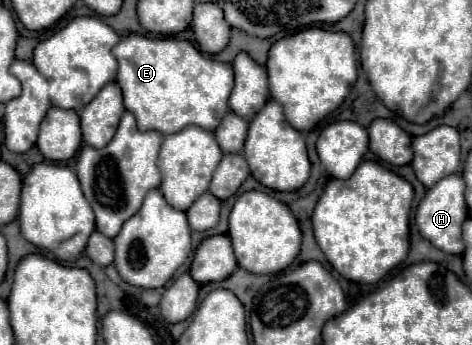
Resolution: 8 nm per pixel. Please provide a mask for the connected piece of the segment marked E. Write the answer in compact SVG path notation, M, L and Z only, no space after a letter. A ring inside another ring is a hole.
M130 33L120 39L114 47L114 57L118 59L116 83L124 93L124 107L136 115L140 131L160 131L164 135L178 133L182 127L198 125L206 131L214 131L218 123L228 113L228 97L234 87L234 71L230 63L220 63L206 59L190 41L180 39L150 39L144 35Z

